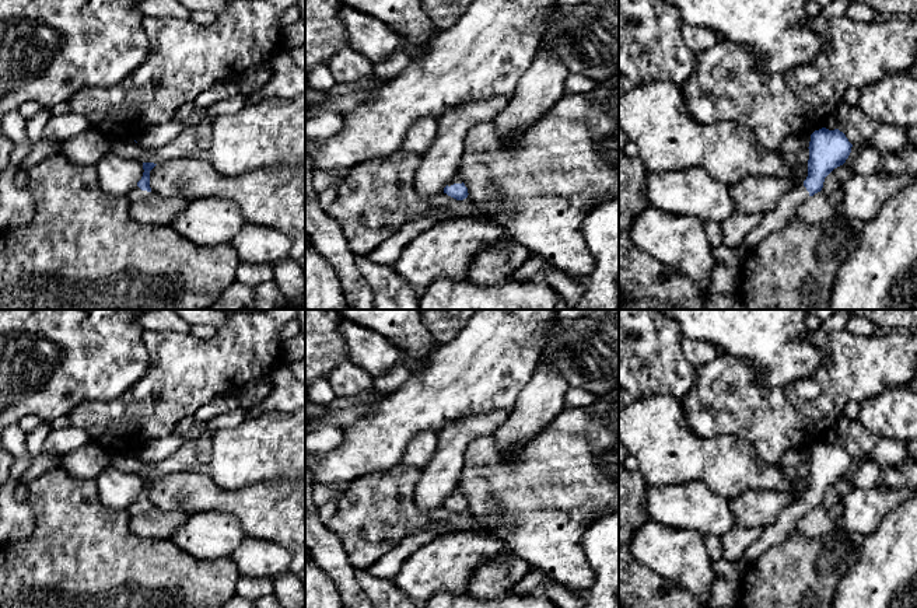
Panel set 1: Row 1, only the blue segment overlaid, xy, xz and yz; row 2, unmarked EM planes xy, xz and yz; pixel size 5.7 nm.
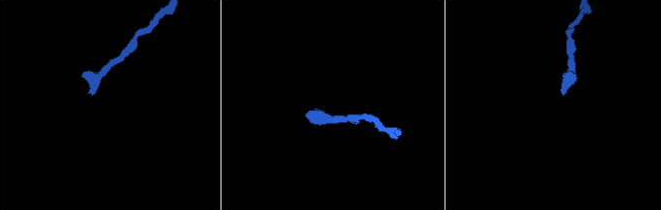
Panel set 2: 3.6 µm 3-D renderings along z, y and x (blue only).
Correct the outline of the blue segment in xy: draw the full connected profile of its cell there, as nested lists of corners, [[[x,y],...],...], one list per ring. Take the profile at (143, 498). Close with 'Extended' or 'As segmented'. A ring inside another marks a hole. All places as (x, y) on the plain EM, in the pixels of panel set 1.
[[[143,476],[143,490],[137,496],[137,500],[129,506],[127,511],[130,517],[134,517],[140,513],[148,511],[153,506],[150,502],[150,485],[155,481],[157,478],[154,476]]]. Extended

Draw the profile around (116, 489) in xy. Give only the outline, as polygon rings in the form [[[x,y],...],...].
[[[112,467],[105,468],[95,478],[98,496],[111,510],[127,510],[143,490],[143,478]]]

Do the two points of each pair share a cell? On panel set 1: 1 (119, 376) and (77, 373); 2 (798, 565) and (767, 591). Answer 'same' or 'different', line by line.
1: same
2: same

